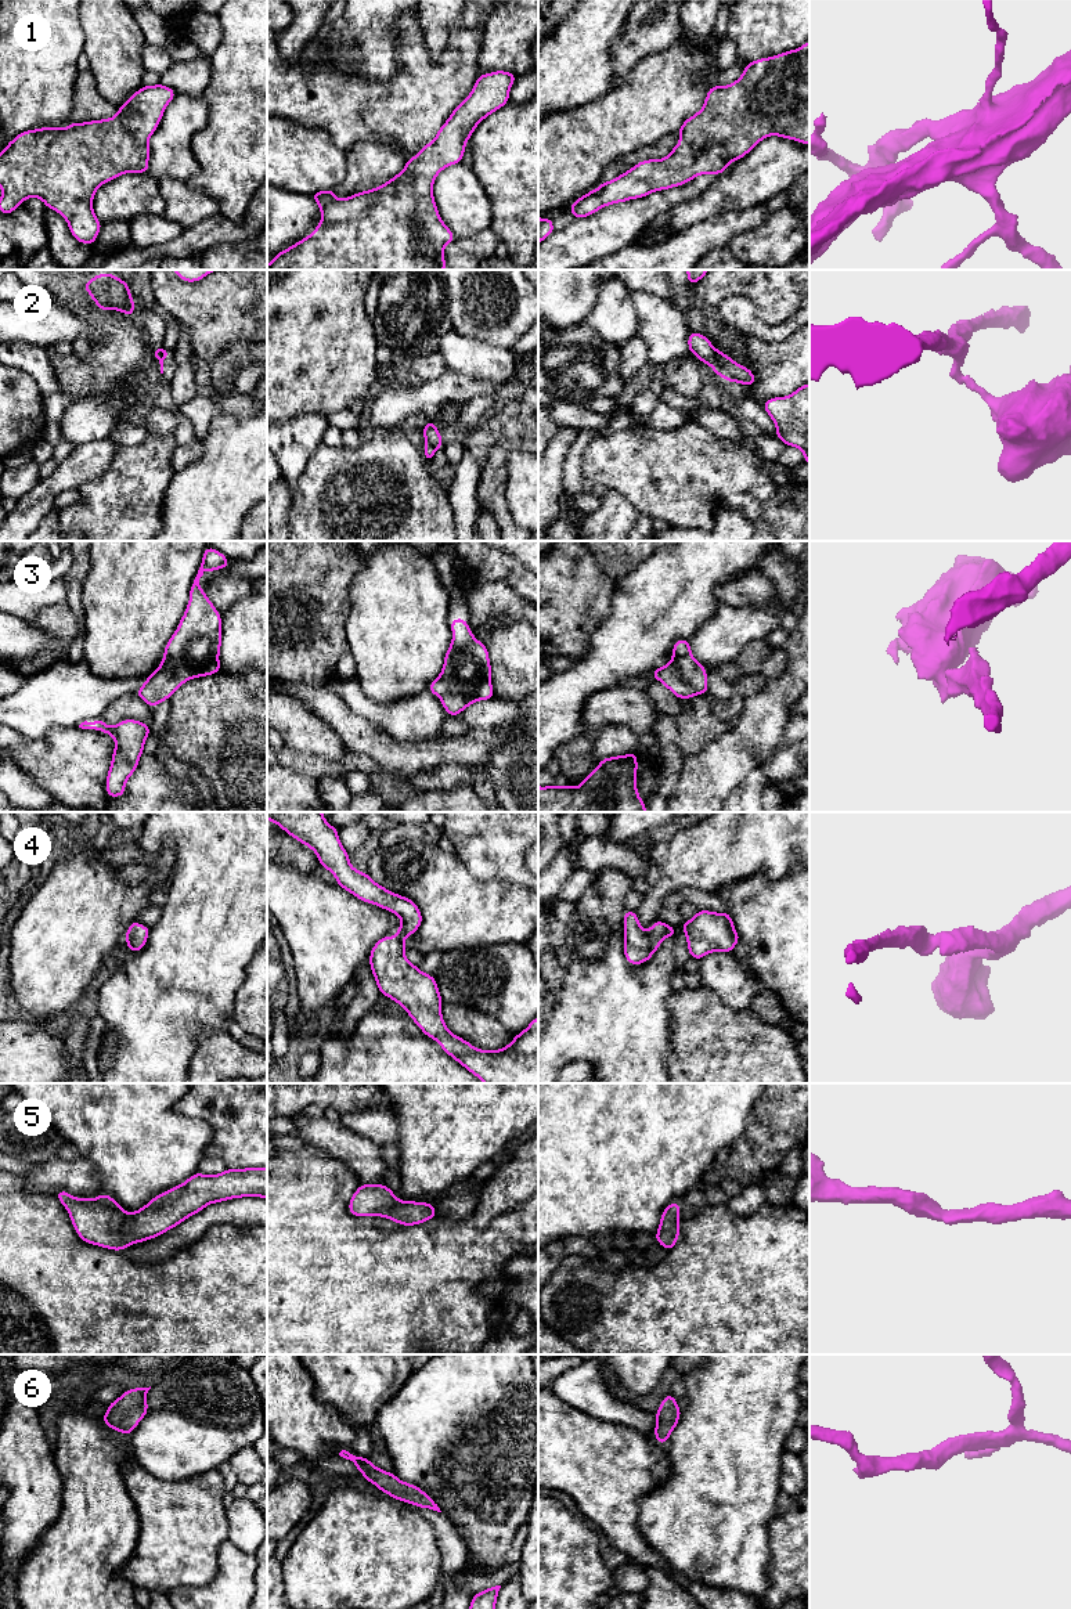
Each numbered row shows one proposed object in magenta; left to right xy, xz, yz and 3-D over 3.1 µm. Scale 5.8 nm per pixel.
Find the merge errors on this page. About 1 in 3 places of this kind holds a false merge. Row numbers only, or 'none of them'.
2

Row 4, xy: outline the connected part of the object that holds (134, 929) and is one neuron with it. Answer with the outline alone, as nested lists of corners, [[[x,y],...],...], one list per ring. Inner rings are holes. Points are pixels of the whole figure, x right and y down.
[[[133,921],[126,931],[126,945],[131,952],[138,952],[144,948],[149,935],[149,927]]]

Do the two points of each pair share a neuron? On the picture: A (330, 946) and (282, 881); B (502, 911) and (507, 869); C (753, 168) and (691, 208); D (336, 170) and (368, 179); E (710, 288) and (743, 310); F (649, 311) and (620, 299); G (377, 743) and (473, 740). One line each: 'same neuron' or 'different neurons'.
A: same neuron
B: different neurons
C: same neuron
D: different neurons
E: different neurons
F: different neurons
G: same neuron

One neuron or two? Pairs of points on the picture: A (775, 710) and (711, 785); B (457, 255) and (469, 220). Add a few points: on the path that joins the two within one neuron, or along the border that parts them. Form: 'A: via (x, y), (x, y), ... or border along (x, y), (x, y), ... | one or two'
A: via (760, 728), (724, 767) | one
B: border along (489, 227), (473, 234), (455, 237) | two

